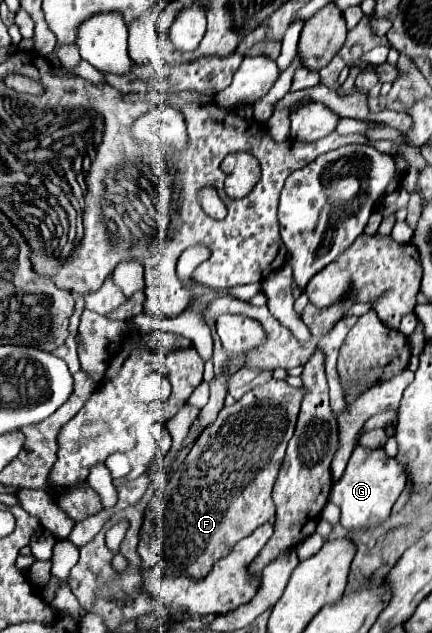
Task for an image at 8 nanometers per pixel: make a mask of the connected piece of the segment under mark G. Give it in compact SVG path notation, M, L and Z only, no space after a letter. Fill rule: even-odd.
M358 445L352 451L352 457L348 461L348 467L342 475L342 479L332 487L330 501L340 507L342 517L340 525L348 531L360 531L378 527L382 521L388 519L392 505L400 497L406 485L406 475L402 467L384 453L384 449L366 449Z

